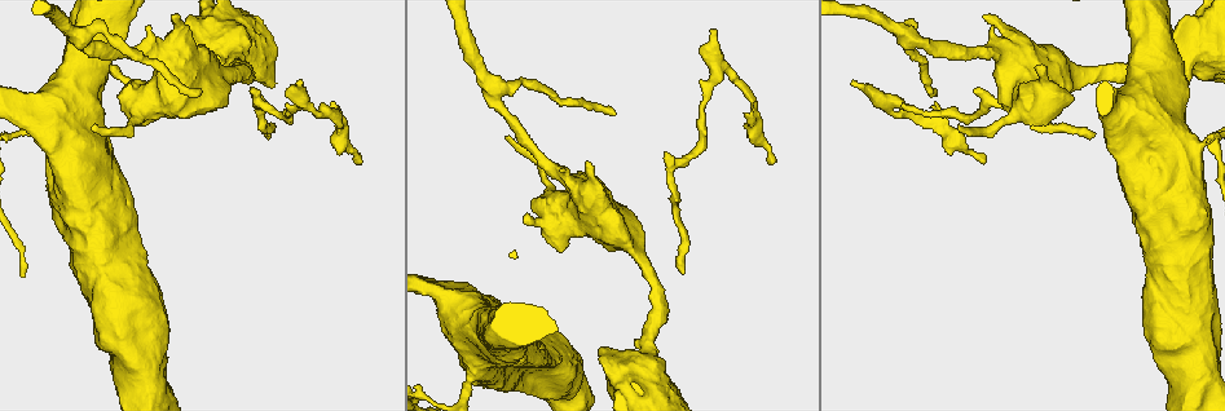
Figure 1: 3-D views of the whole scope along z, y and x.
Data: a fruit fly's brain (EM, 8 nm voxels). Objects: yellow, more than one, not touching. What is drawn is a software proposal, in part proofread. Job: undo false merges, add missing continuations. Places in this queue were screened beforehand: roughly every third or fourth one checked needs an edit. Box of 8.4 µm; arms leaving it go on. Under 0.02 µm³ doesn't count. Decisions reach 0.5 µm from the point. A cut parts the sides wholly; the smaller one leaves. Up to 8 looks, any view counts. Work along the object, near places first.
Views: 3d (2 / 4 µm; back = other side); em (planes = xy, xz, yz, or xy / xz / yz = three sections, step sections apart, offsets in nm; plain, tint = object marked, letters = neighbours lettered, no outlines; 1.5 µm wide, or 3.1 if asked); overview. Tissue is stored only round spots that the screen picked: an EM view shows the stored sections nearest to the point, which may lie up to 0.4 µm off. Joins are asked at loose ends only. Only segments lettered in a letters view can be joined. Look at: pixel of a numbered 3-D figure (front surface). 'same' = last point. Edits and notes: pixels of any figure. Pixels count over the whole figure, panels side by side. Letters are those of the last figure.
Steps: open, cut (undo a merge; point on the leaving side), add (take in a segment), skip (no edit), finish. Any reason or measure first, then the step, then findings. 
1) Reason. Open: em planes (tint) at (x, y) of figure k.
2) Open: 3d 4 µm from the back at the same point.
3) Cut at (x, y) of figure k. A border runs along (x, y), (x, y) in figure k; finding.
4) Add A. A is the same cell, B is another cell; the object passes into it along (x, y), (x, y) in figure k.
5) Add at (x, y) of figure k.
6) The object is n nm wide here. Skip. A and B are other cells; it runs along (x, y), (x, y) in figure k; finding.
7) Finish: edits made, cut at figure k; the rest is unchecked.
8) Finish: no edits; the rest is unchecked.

Branch stops here. Open: 3d 2 µm at (716, 28) of figure 1.

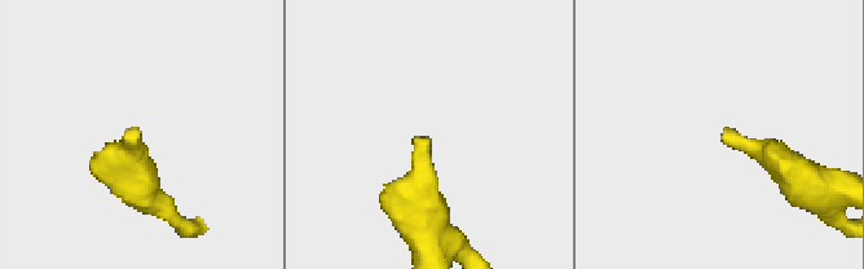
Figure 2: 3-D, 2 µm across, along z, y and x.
Open: em planes (letters) at (423, 138) of figure 2.

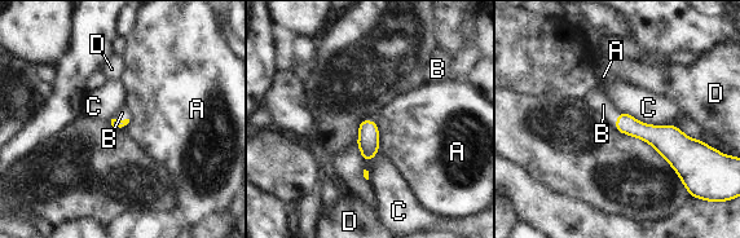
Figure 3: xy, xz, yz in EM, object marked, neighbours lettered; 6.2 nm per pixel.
The longest contact is with C, 360 nm. Add B. B is the same cell, A, C and D are other cells; the object passes into it along (117, 123), (119, 120), (122, 113) in figure 3; the cell continues.

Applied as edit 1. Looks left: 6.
Three-way junction. Open: 3d 4 µm at (497, 90) of figure 1.

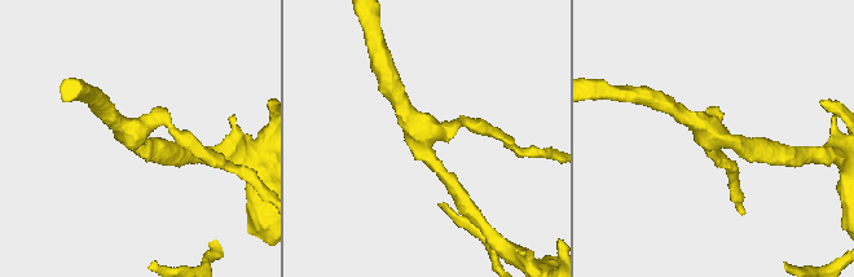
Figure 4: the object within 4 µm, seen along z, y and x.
Open: em yz step 8 (tint) at (716, 133) of figure 4.

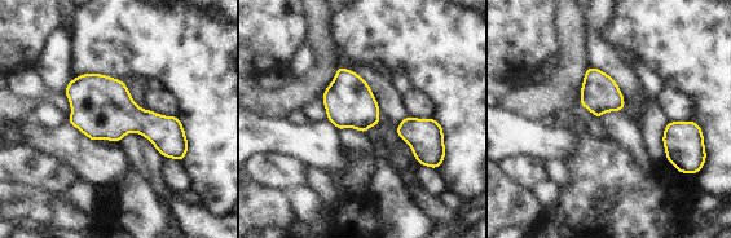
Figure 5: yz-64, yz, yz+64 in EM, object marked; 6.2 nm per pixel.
Open: em yz step 8 (letters) at the same point.

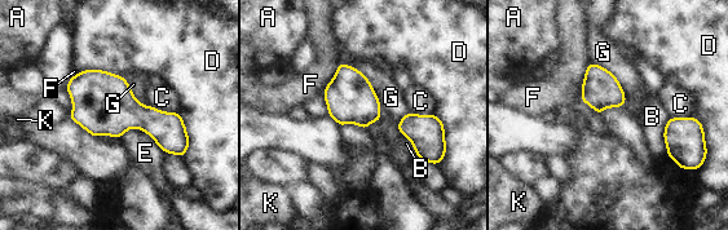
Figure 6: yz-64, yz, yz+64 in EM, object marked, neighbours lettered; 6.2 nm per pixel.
The longest contact is with G, 440 nm. Skip. A, B, C, D, E, F, G and K are other cells; a border runs along (150, 105), (164, 111), (177, 113) in figure 6; continuous, no second cell.

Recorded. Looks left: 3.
Thin end. Open: 3d 4 µm at (935, 96) of figure 1.

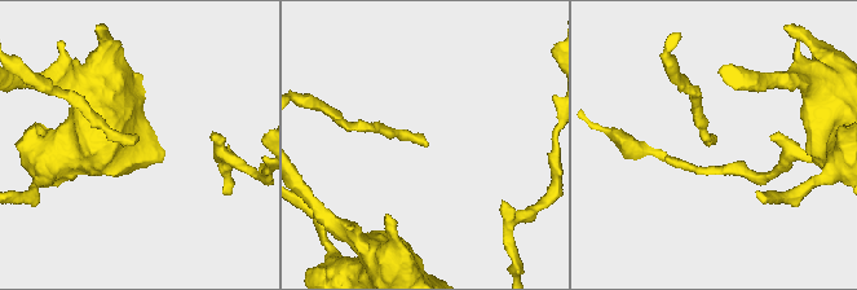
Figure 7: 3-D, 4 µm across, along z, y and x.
Open: em xz step 8 (tint) at (423, 145) of figure 7.

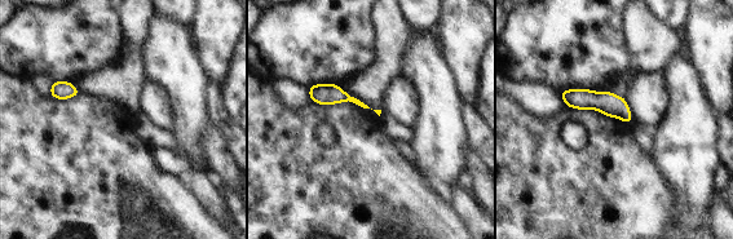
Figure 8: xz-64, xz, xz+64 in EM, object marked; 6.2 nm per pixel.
Open: em planes (letters) at the same point.

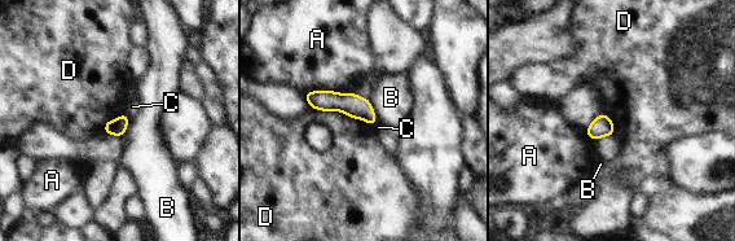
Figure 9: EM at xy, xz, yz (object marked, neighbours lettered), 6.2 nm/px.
Skip. A, B, C and D are other cells; a border runs along (309, 106), (338, 110), (373, 125) in figure 9; no lettered segment goes on from it.

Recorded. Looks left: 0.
Finish: edits made, add at figure 3; the rest is unchecked.

